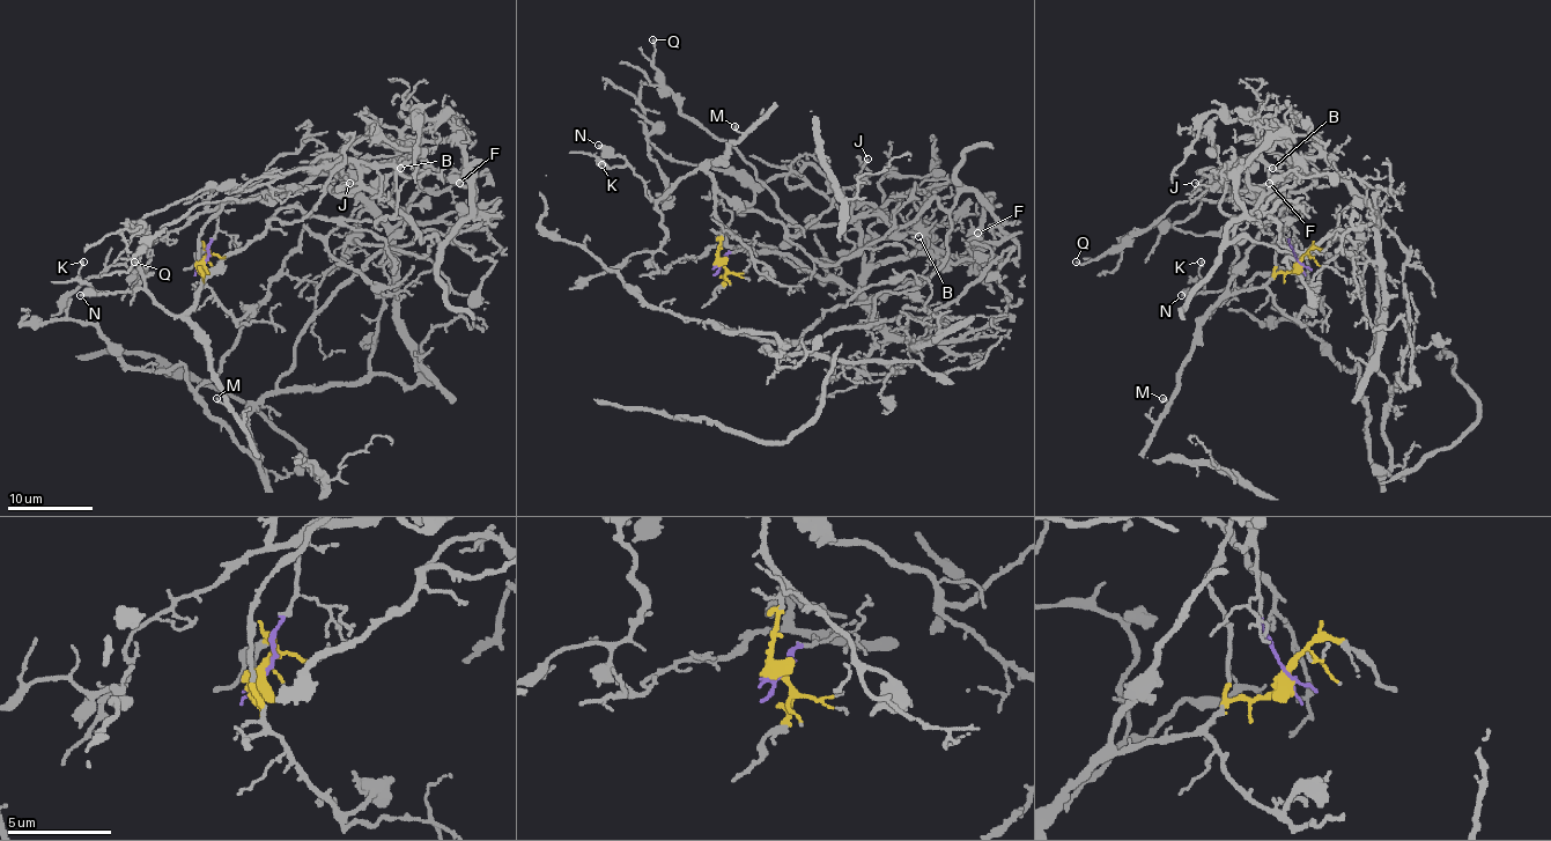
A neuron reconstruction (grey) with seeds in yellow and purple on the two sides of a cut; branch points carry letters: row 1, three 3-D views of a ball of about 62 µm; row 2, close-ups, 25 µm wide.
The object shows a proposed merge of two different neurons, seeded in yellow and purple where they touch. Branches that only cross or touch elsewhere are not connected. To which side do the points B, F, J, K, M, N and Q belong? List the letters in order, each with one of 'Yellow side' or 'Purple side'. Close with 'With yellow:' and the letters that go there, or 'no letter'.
B: Purple side
F: Purple side
J: Purple side
K: Yellow side
M: Yellow side
N: Yellow side
Q: Purple side
With yellow: K, M, N

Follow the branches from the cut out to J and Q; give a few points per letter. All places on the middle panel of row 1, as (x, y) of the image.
J: (719, 266), (730, 251), (776, 251), (798, 231), (815, 226), (841, 223), (851, 213), (851, 200), (869, 160)
Q: (719, 266), (730, 251), (778, 251), (796, 226), (751, 166), (687, 117), (652, 64), (652, 41)

